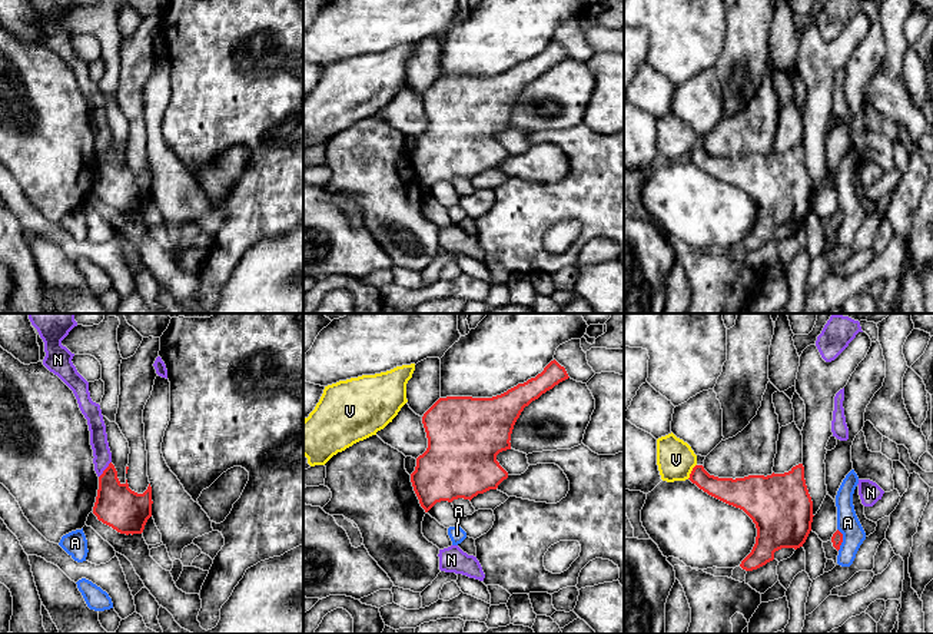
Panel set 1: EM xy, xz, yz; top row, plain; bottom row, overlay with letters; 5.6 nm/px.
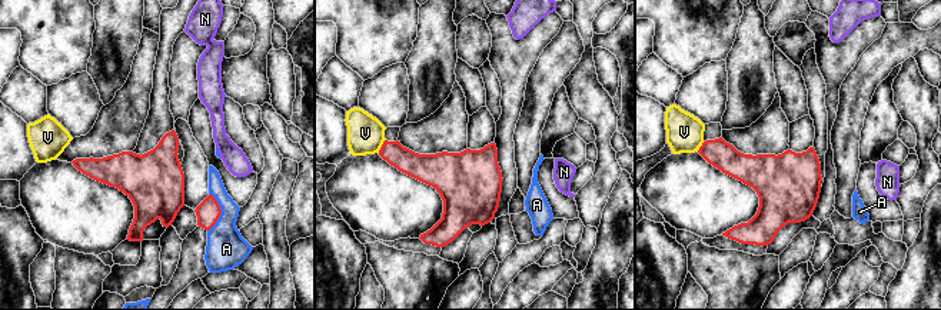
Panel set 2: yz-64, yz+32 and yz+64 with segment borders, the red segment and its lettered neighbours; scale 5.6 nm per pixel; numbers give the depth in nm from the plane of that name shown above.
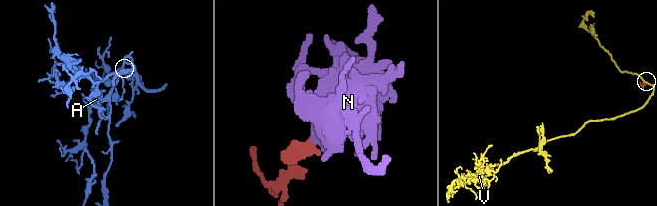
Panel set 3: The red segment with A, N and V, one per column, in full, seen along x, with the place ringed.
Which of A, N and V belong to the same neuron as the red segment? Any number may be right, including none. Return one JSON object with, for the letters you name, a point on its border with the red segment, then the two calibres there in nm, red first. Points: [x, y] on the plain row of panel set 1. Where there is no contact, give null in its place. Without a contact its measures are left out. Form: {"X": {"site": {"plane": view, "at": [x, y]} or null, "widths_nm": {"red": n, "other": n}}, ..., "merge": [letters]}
{"merge": []}

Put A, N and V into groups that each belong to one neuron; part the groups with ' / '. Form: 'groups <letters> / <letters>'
groups A / N / V

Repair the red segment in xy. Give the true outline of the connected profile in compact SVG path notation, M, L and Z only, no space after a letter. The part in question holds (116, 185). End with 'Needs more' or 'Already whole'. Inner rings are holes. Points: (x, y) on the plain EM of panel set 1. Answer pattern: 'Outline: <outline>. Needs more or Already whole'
Outline: M110 142L99 156L99 169L93 193L99 200L120 213L142 213L147 199L152 196L152 166L149 163L143 173L129 167L127 159L122 163L117 150Z. Already whole

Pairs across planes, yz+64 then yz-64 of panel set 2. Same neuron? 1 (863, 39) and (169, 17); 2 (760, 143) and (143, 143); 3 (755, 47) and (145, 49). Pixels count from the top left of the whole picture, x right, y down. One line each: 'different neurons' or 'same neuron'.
1: different neurons
2: different neurons
3: different neurons

